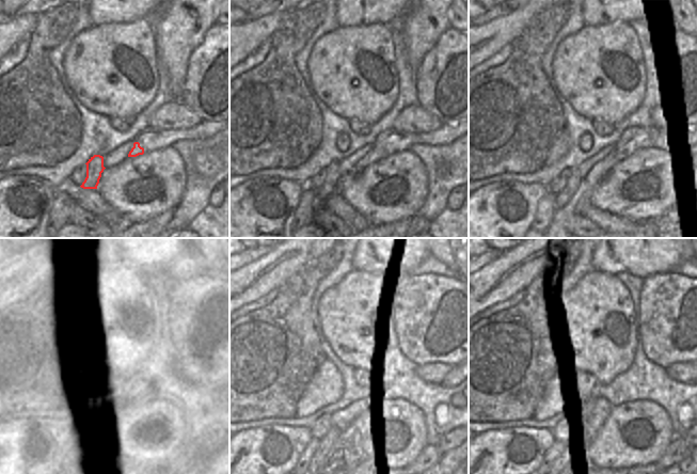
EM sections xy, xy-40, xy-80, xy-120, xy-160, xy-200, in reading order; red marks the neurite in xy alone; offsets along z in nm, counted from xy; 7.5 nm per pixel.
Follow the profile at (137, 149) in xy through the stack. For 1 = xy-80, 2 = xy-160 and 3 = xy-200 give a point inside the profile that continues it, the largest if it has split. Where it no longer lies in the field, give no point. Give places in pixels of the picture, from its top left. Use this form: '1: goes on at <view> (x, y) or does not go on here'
1: goes on at xy-80 (575, 195)
2: goes on at xy-160 (339, 451)
3: goes on at xy-200 (581, 455)

